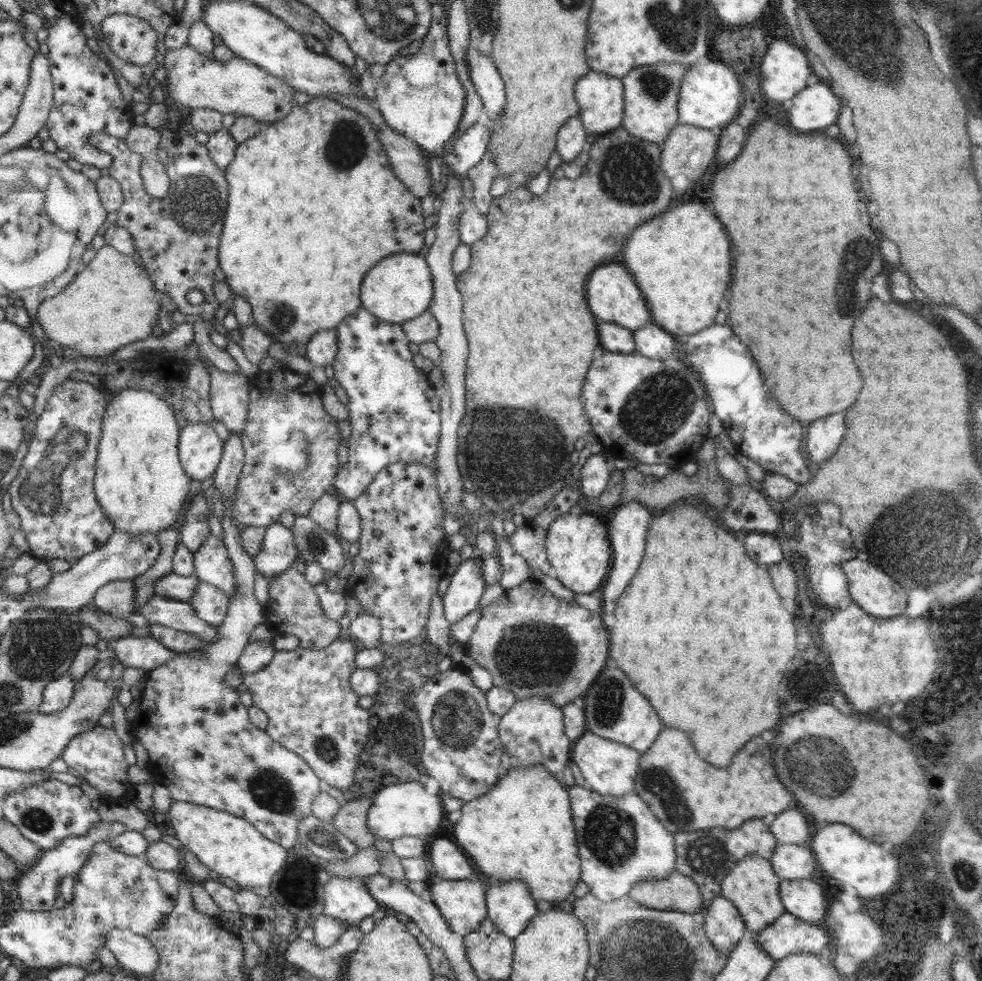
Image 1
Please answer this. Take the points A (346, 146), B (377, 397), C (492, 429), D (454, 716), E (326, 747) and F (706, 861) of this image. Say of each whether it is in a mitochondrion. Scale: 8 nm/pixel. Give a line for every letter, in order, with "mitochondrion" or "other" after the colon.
A: mitochondrion
B: other
C: mitochondrion
D: mitochondrion
E: mitochondrion
F: mitochondrion

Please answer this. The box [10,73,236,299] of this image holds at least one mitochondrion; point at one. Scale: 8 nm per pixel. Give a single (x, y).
(194, 209)

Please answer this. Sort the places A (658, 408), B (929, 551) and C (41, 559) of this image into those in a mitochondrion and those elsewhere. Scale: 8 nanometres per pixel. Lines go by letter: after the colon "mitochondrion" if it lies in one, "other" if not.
A: mitochondrion
B: mitochondrion
C: other

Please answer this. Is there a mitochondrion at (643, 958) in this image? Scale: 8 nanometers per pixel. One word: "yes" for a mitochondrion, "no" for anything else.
yes

